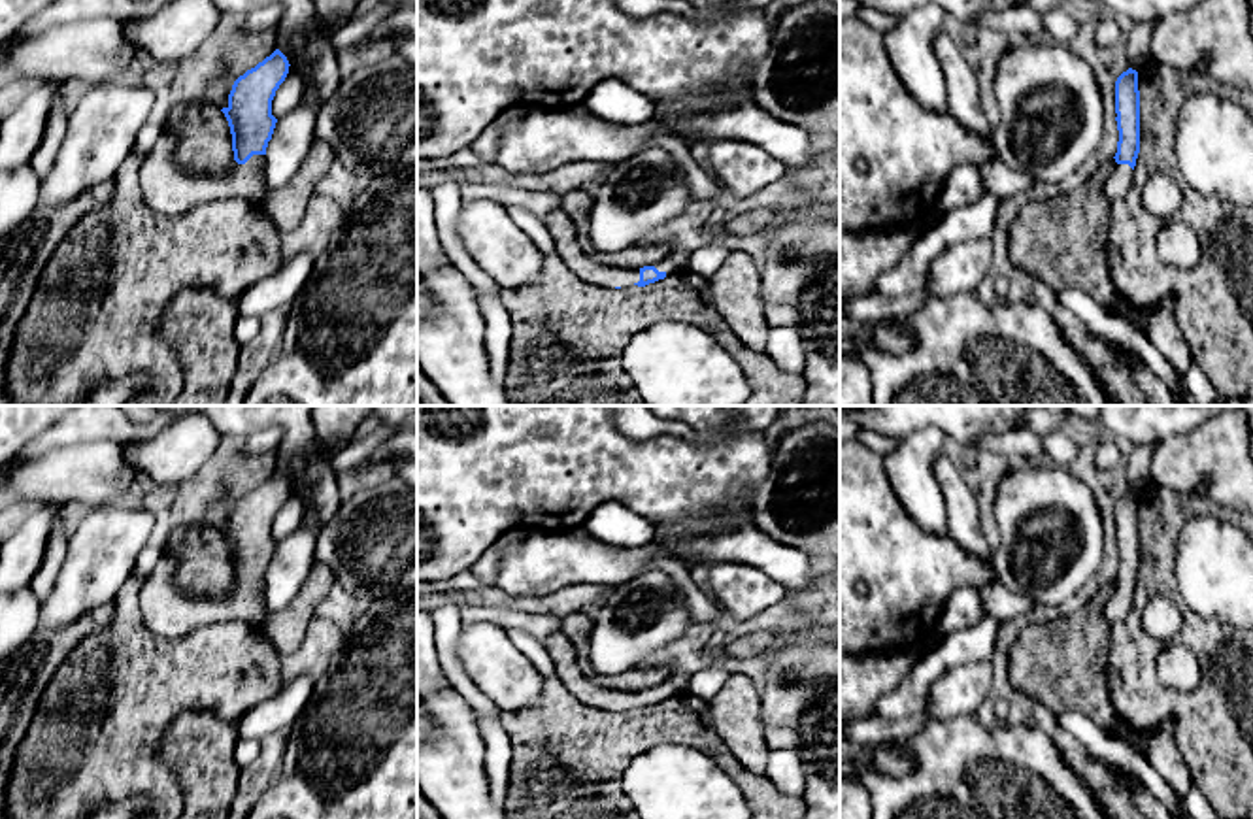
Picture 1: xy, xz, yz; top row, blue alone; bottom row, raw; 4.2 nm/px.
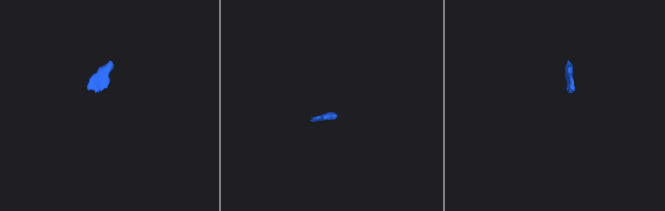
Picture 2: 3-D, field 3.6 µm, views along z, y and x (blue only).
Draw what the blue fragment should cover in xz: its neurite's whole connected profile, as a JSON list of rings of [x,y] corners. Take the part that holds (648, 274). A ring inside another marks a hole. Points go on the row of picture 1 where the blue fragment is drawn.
[[[562,208],[549,211],[545,226],[555,242],[557,255],[562,262],[583,281],[621,289],[621,287],[645,287],[670,274],[687,270],[689,255],[681,251],[670,251],[662,260],[643,268],[613,268],[596,262],[589,257],[576,236],[576,225]]]

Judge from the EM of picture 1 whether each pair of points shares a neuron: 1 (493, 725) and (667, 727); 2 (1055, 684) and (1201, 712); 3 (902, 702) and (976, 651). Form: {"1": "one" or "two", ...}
{"1": "two", "2": "two", "3": "one"}

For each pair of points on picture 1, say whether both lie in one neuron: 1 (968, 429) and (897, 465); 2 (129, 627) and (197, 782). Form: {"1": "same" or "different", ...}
{"1": "different", "2": "different"}

